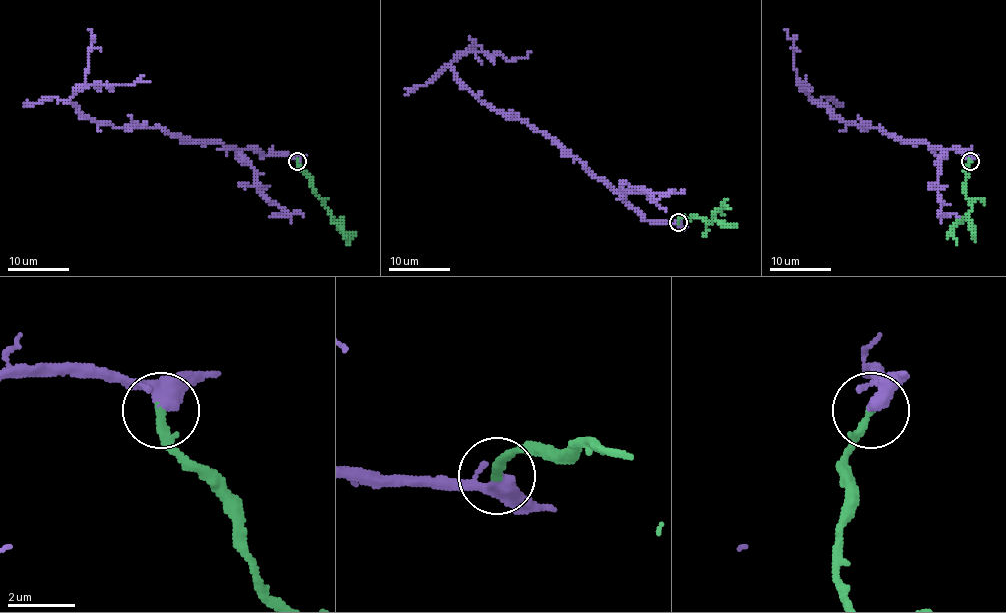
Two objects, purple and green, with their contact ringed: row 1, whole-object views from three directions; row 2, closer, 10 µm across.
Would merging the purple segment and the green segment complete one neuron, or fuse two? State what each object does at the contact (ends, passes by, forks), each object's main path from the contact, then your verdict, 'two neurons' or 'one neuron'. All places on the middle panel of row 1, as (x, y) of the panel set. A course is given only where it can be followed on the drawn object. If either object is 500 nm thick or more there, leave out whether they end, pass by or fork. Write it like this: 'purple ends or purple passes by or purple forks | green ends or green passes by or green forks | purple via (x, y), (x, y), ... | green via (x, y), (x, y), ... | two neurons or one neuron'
purple passes by | green ends | purple via (677, 221), (648, 221), (544, 134), (493, 111), (450, 66), (473, 52), (499, 52), (513, 60), (530, 52) | green via (677, 221), (682, 217), (694, 215), (708, 223), (723, 203), (731, 207) | one neuron

